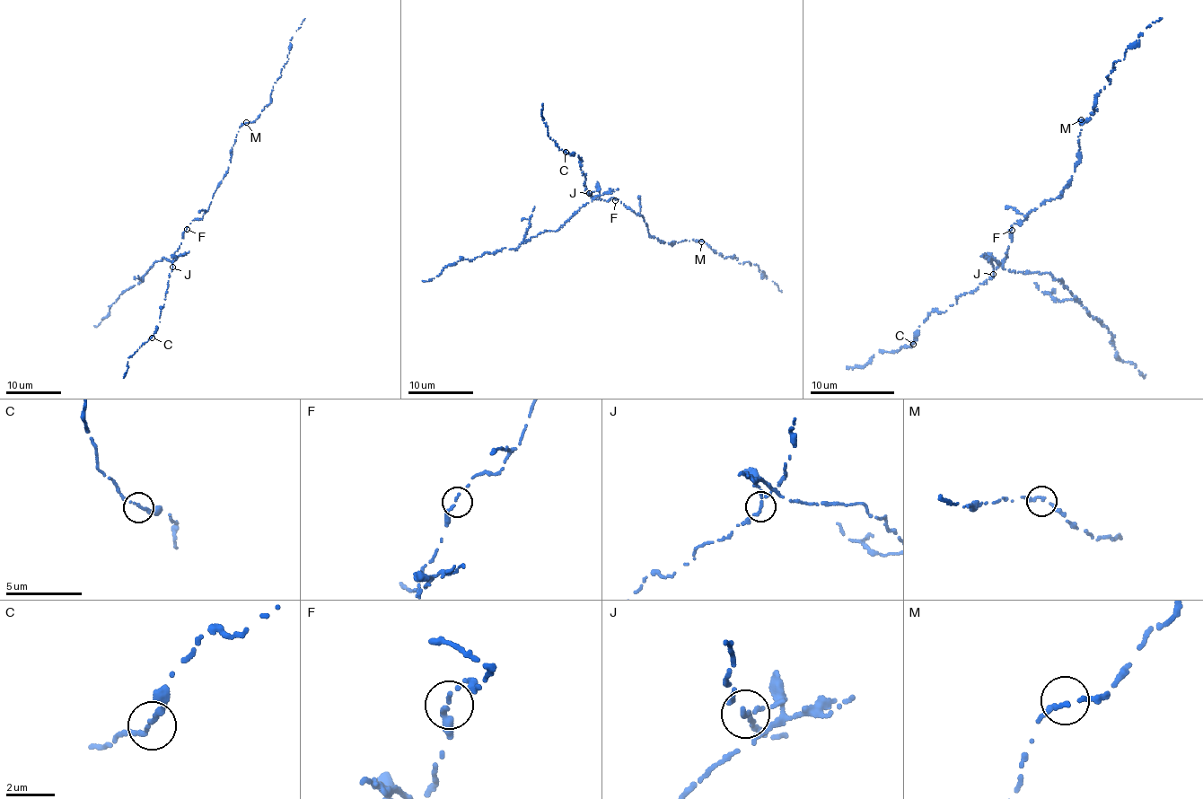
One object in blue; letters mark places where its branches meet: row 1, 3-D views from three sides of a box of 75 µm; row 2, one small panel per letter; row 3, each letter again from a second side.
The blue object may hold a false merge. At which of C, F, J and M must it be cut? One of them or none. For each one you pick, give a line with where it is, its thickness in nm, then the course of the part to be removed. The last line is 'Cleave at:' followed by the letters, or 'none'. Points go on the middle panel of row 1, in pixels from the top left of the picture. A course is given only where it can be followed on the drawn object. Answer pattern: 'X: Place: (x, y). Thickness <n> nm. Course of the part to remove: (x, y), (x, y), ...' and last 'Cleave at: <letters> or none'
J: Place: (589, 193). Thickness 180 nm. Course of the part to remove: (590, 194), (600, 193), (555, 232), (540, 232), (515, 249), (502, 248), (447, 266), (439, 276), (422, 281)
Cleave at: J

